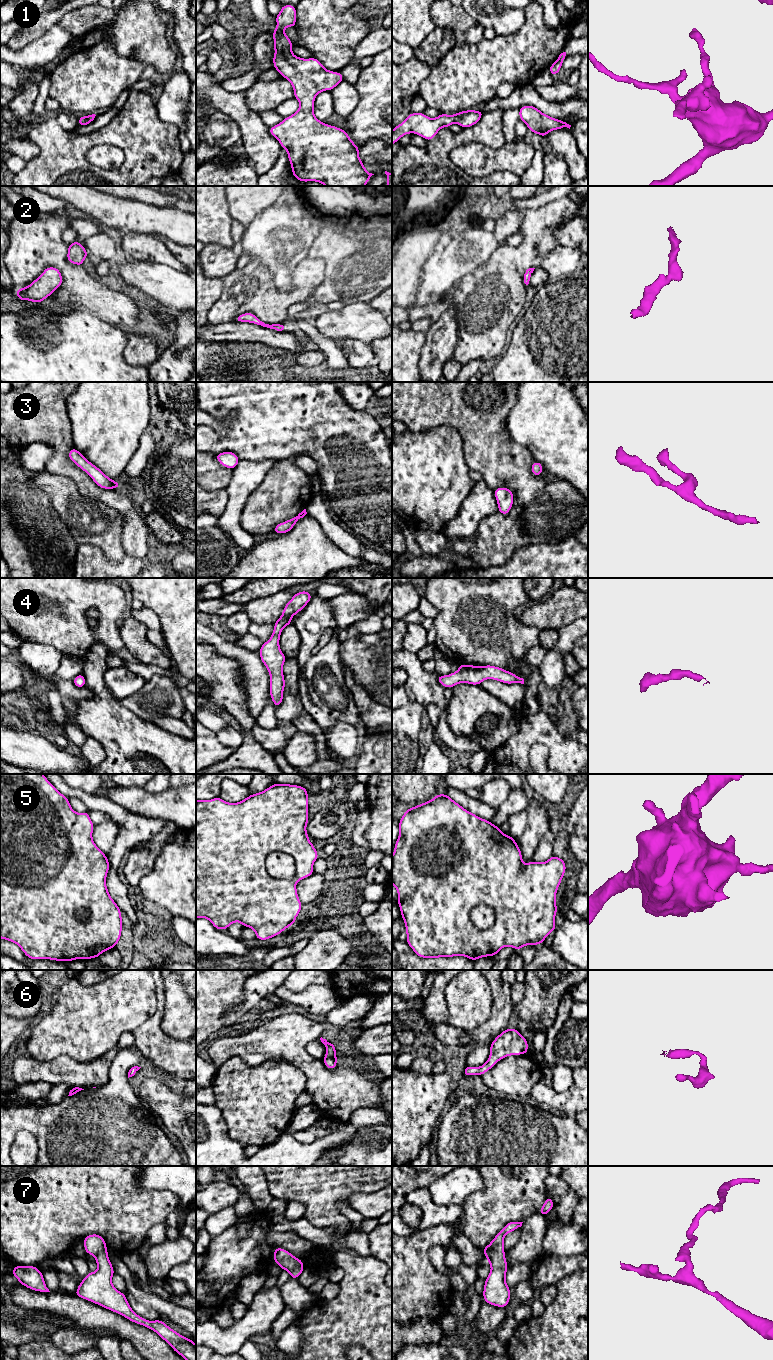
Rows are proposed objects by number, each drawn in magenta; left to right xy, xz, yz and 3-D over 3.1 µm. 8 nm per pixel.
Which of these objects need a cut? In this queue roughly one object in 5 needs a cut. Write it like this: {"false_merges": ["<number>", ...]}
{"false_merges": ["5"]}

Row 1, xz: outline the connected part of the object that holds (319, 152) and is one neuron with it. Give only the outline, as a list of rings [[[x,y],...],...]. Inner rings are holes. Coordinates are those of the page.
[[[282,5],[281,11],[275,16],[277,27],[273,30],[274,51],[273,66],[286,78],[293,86],[294,98],[300,103],[299,109],[289,117],[285,117],[283,121],[269,128],[269,133],[274,136],[282,148],[287,150],[288,159],[291,164],[293,177],[302,182],[315,181],[325,186],[365,186],[372,175],[369,173],[359,158],[359,147],[348,136],[346,130],[336,126],[325,124],[314,116],[314,101],[316,95],[324,90],[331,91],[340,84],[344,77],[341,72],[332,72],[323,67],[317,58],[303,59],[295,56],[291,50],[294,47],[291,40],[284,32],[285,27],[296,26],[296,6]]]

